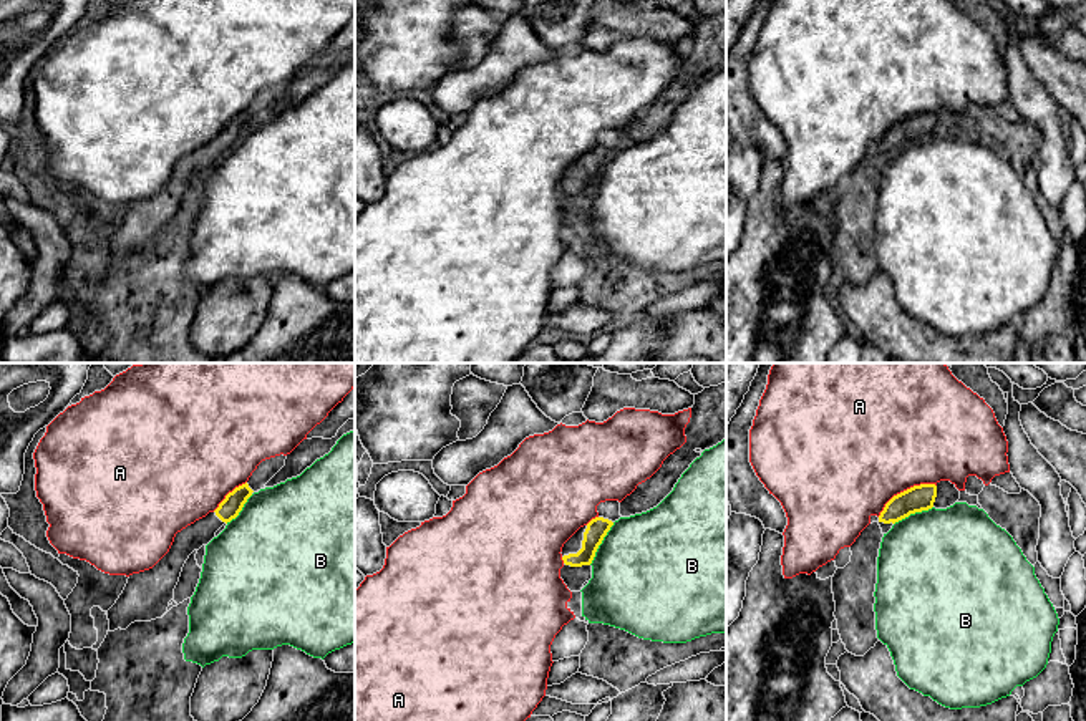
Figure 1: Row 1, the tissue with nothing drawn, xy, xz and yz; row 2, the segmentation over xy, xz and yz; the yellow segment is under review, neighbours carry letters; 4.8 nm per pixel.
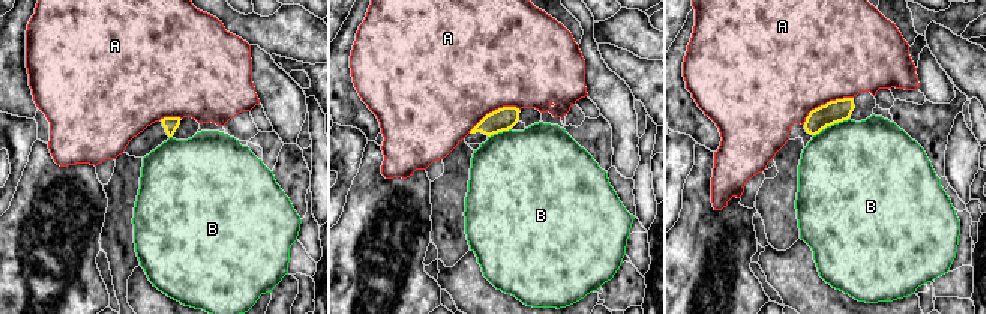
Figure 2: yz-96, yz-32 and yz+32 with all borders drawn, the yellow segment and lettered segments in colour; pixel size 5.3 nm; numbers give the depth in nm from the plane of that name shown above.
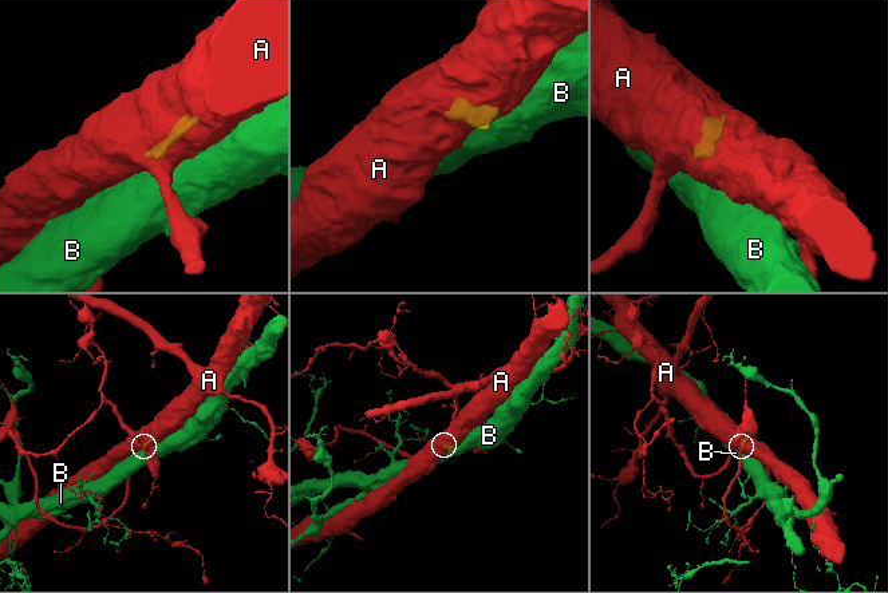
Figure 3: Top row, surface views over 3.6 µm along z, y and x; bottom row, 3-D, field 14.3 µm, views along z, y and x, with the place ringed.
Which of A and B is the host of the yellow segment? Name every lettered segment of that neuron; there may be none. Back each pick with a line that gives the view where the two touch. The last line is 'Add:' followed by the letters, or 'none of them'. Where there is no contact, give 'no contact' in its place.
Add: none of them

